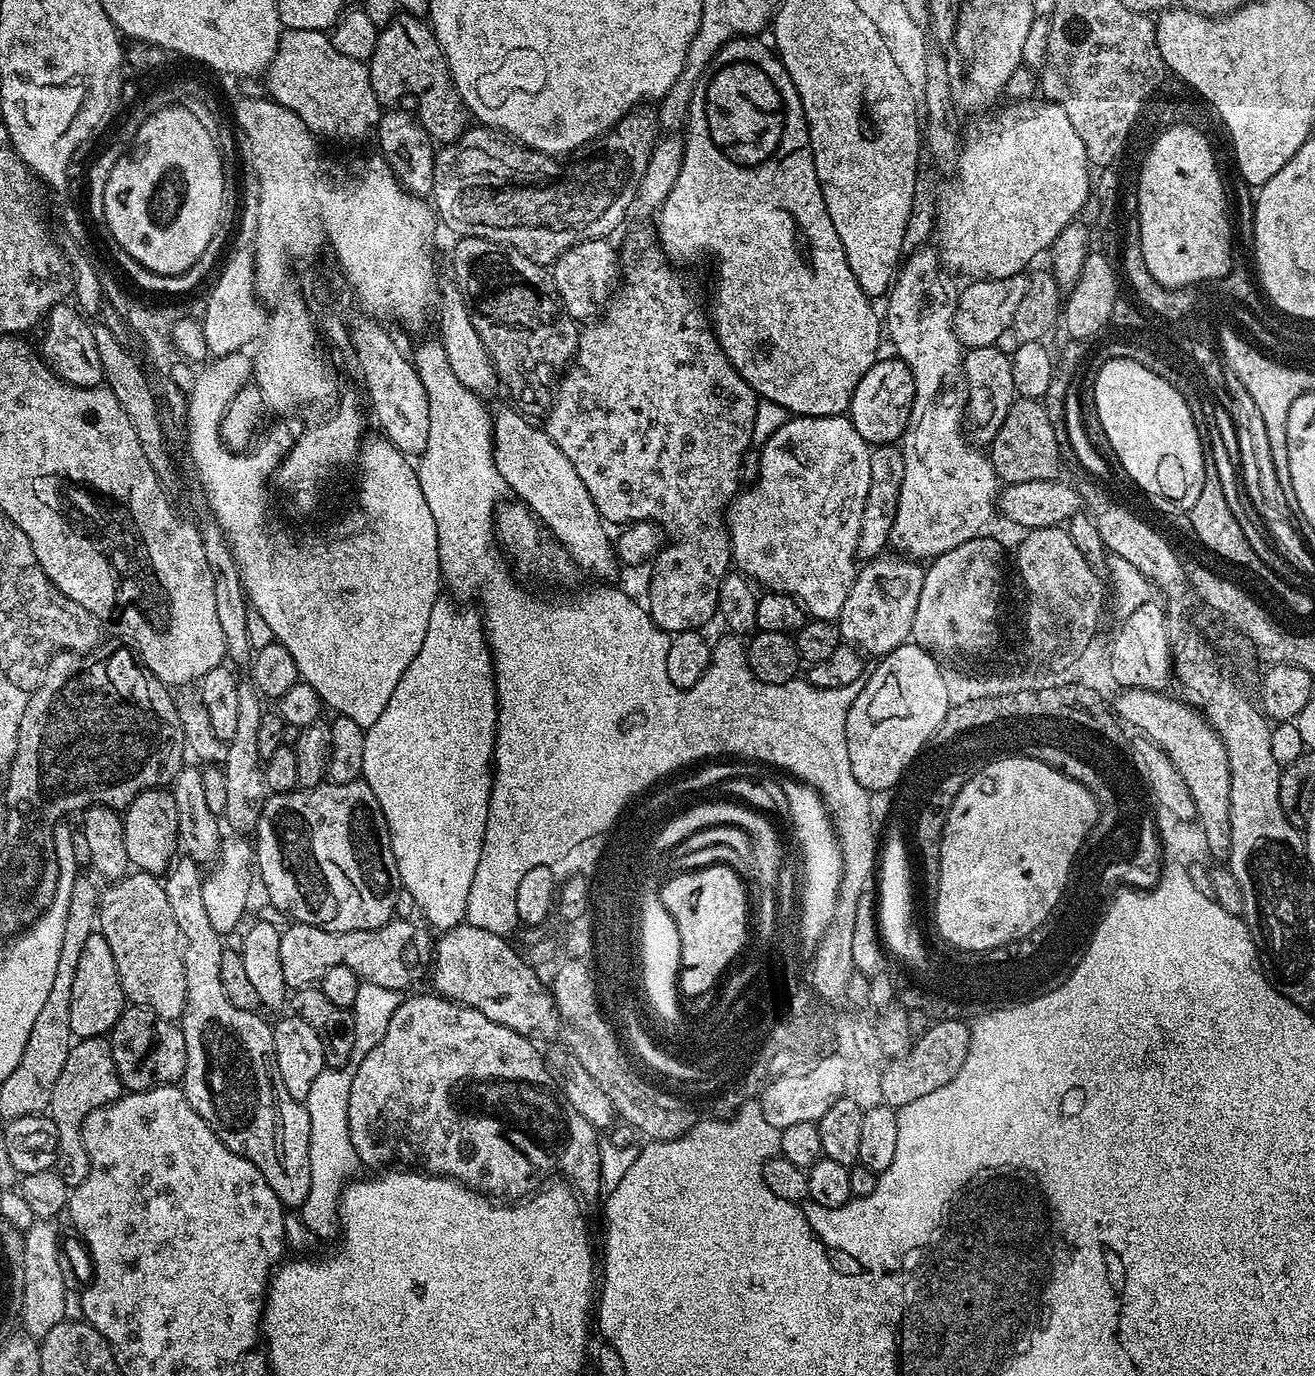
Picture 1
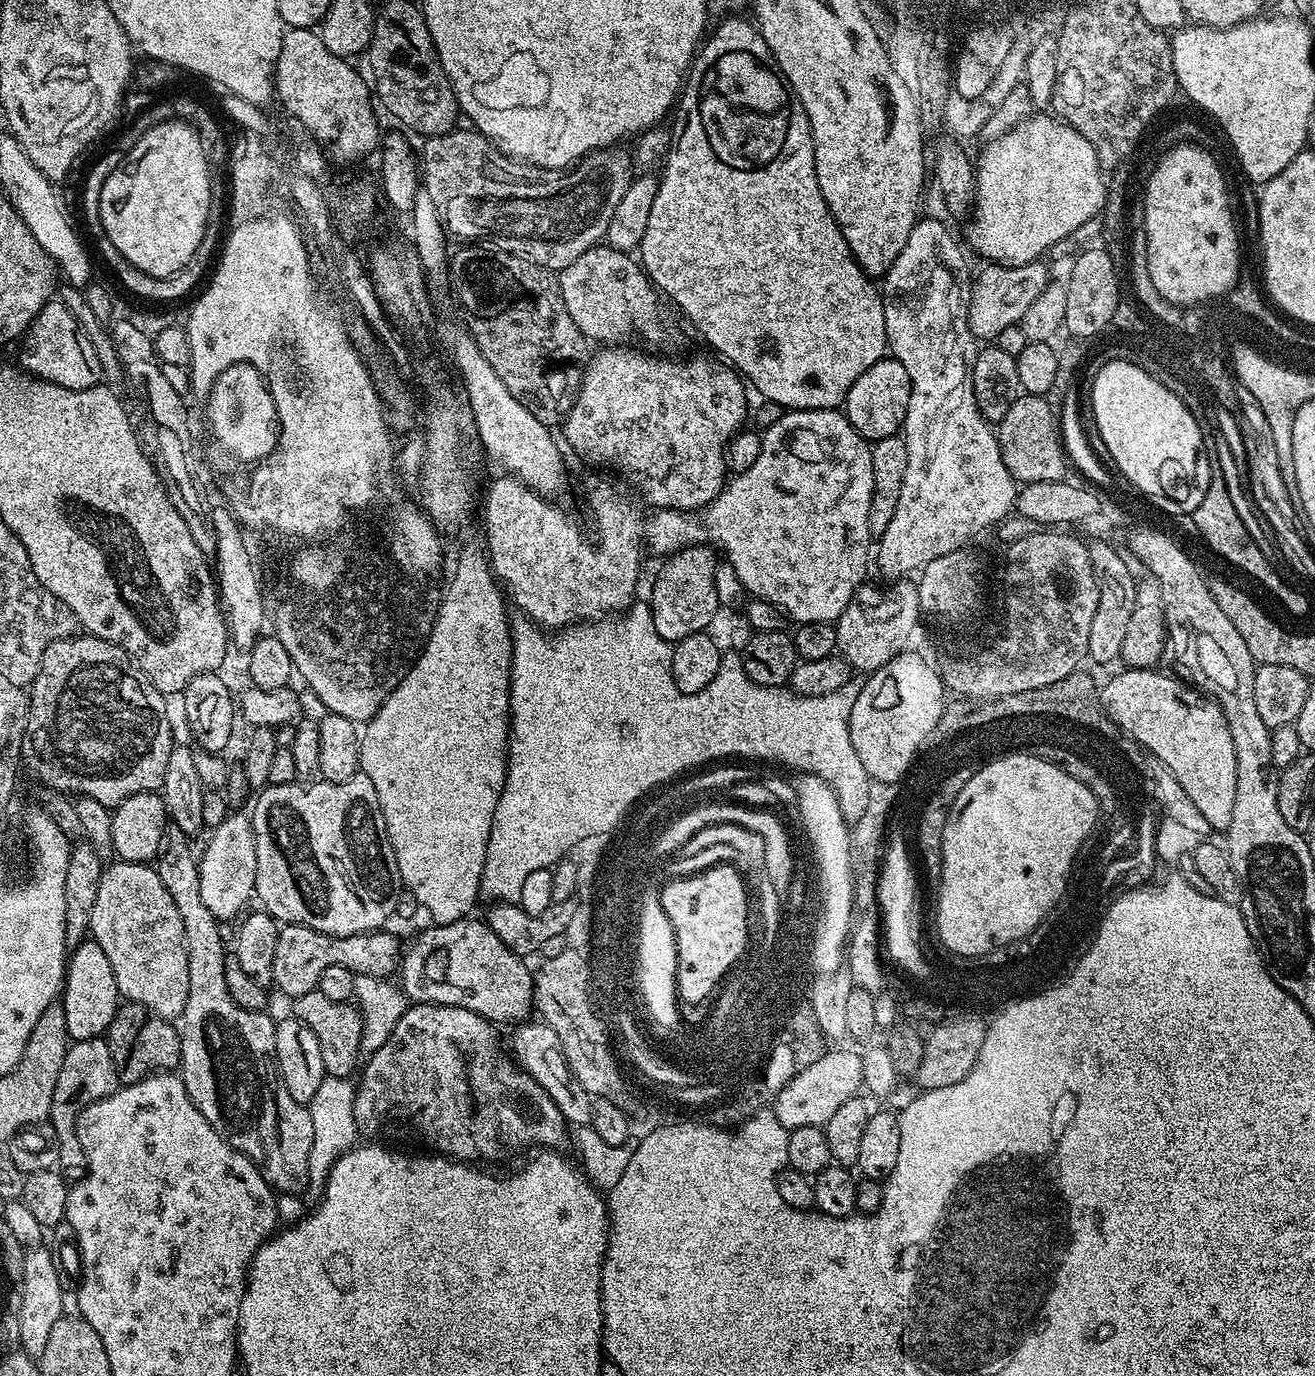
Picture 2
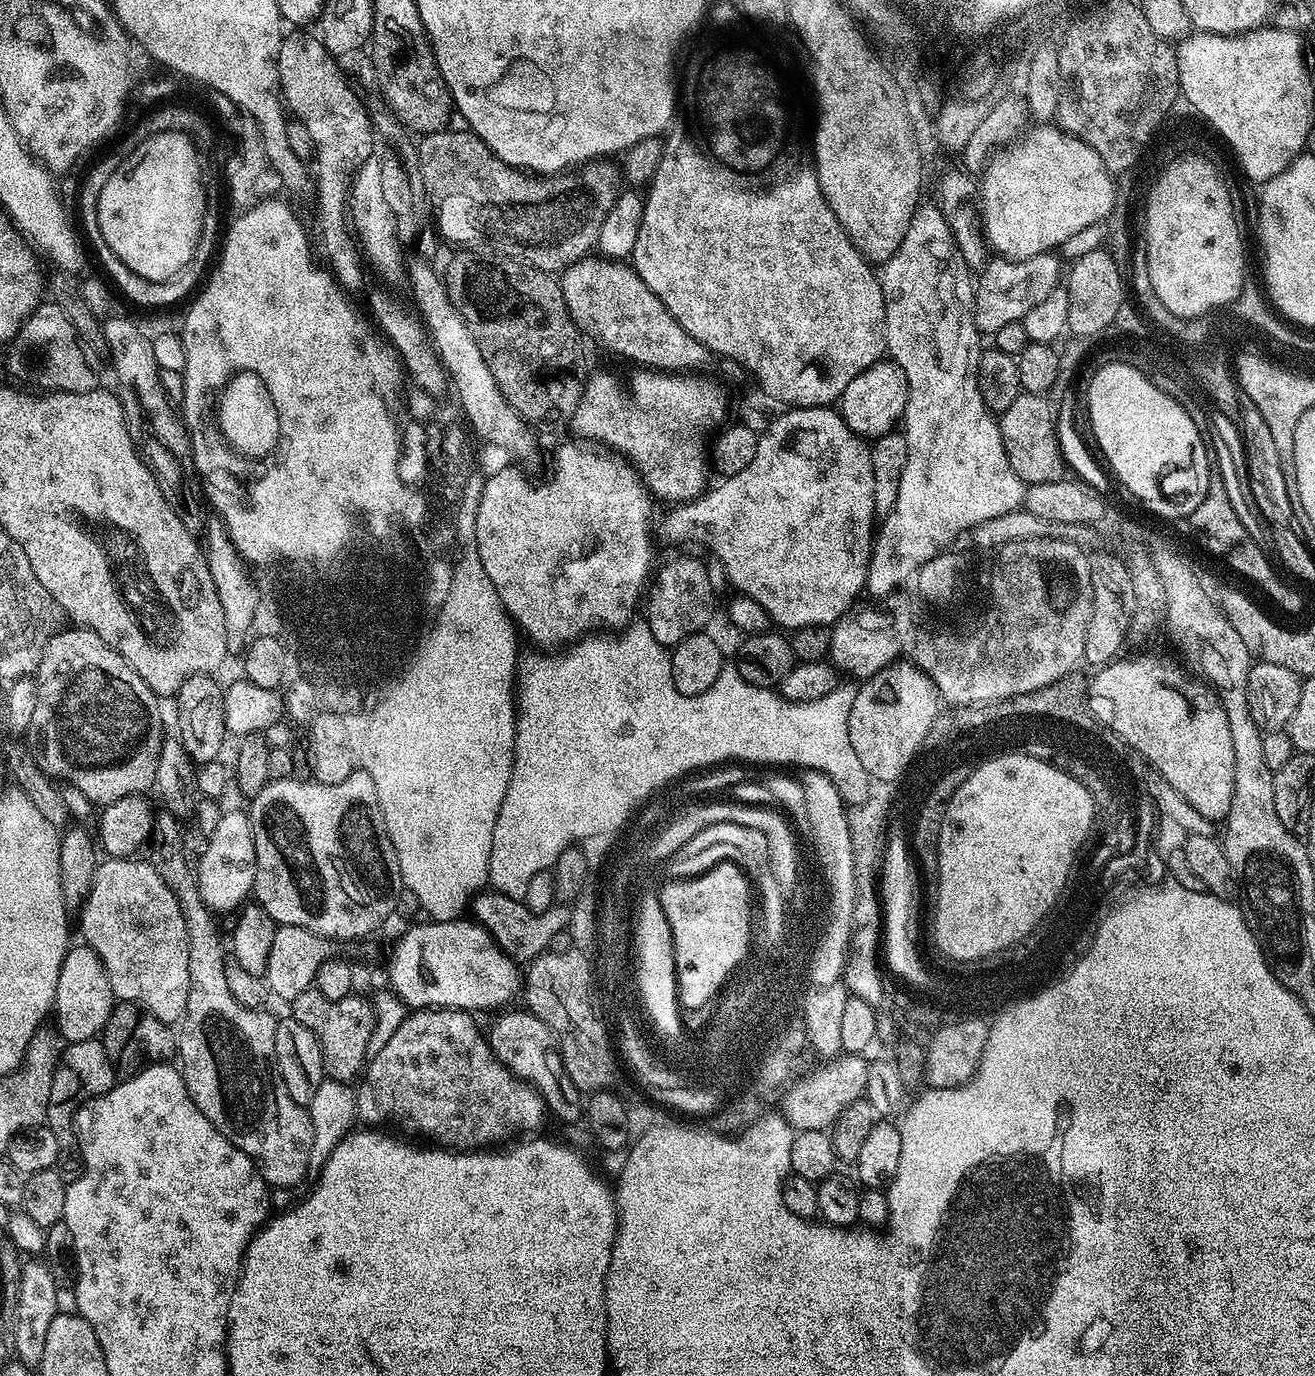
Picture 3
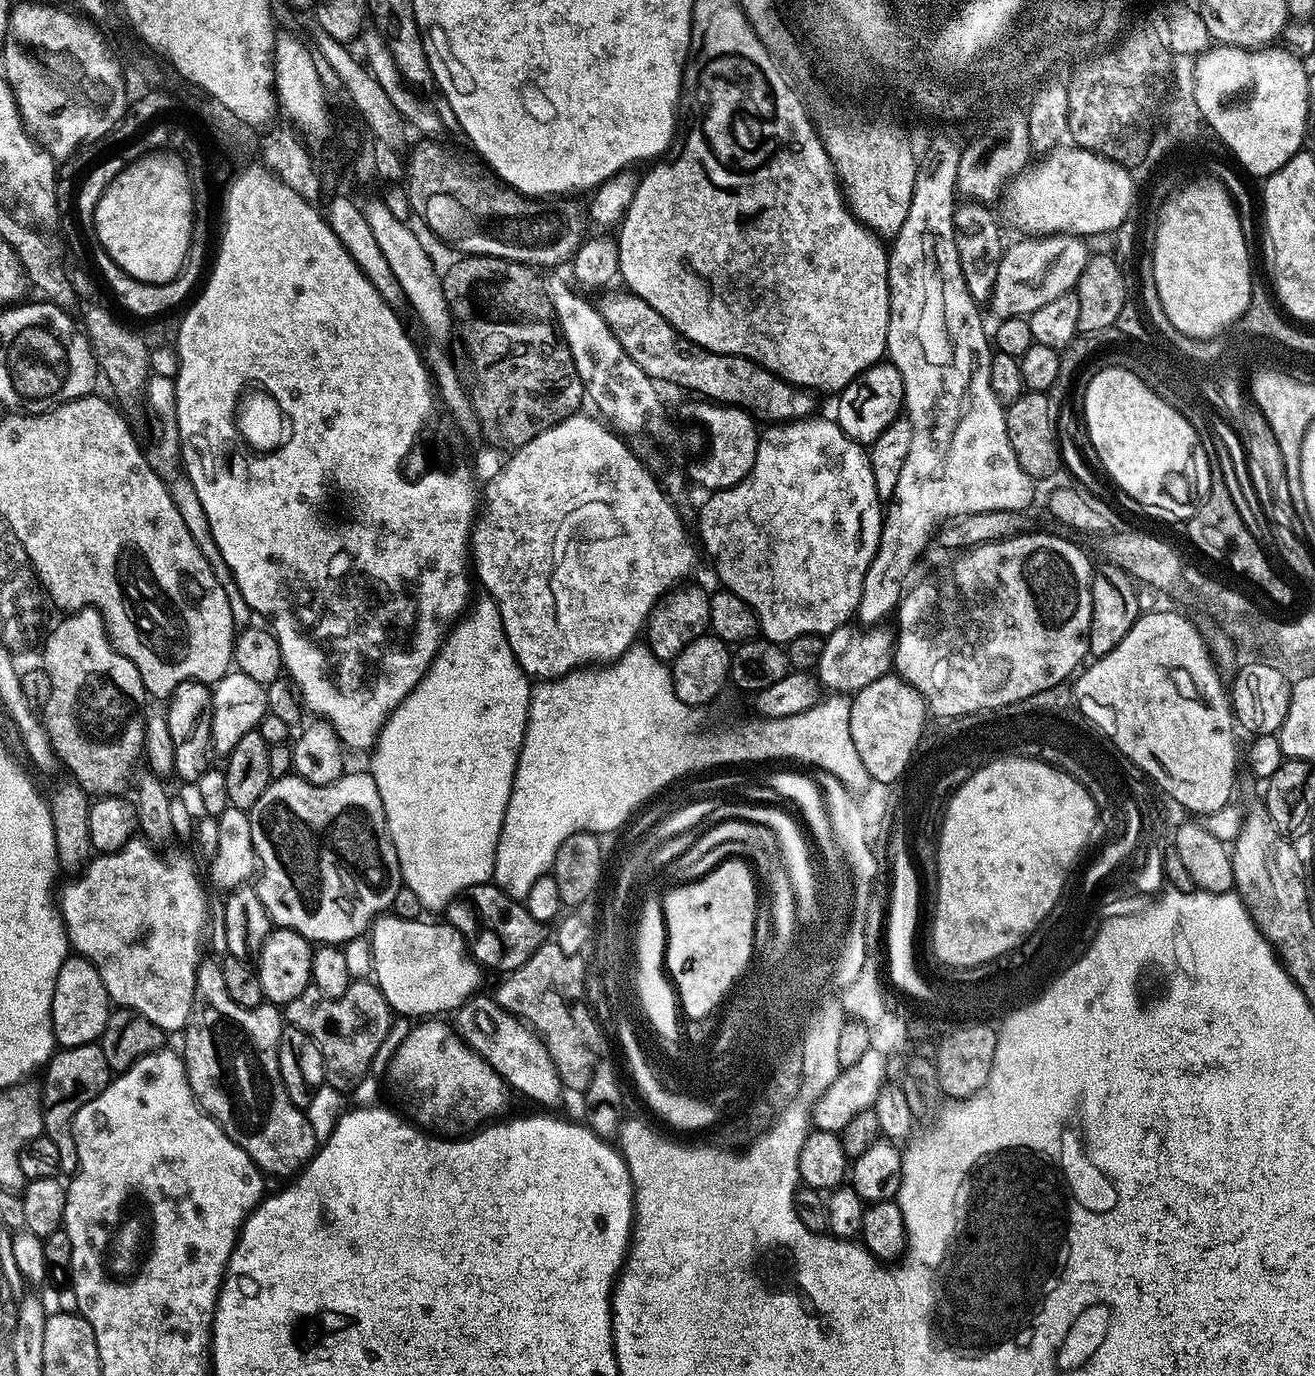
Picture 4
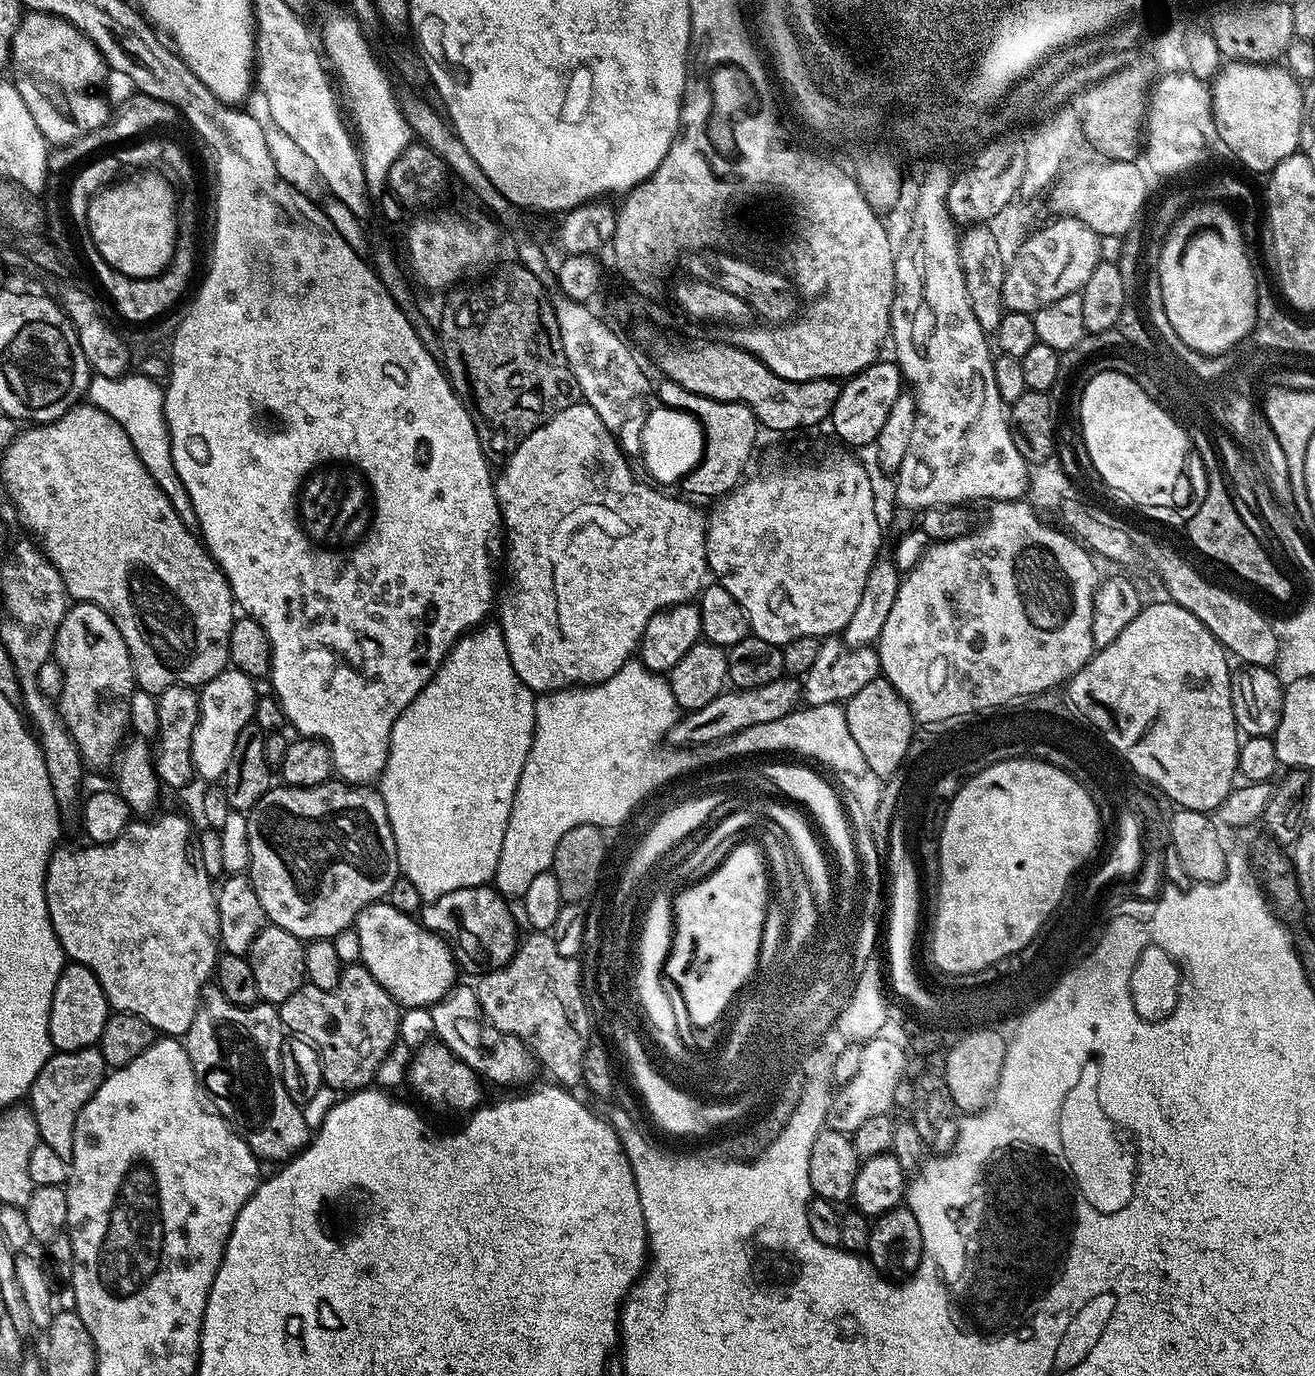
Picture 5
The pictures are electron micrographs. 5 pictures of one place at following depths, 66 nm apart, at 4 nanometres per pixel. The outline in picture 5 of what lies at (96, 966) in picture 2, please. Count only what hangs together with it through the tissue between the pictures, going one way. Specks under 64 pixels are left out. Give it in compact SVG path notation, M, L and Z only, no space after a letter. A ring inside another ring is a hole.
M65 963L62 974L58 978L58 986L54 986L54 1002L50 1002L50 1038L56 1052L73 1052L90 1048L100 1043L100 1035L110 1015L110 1005L98 978L86 966Z

